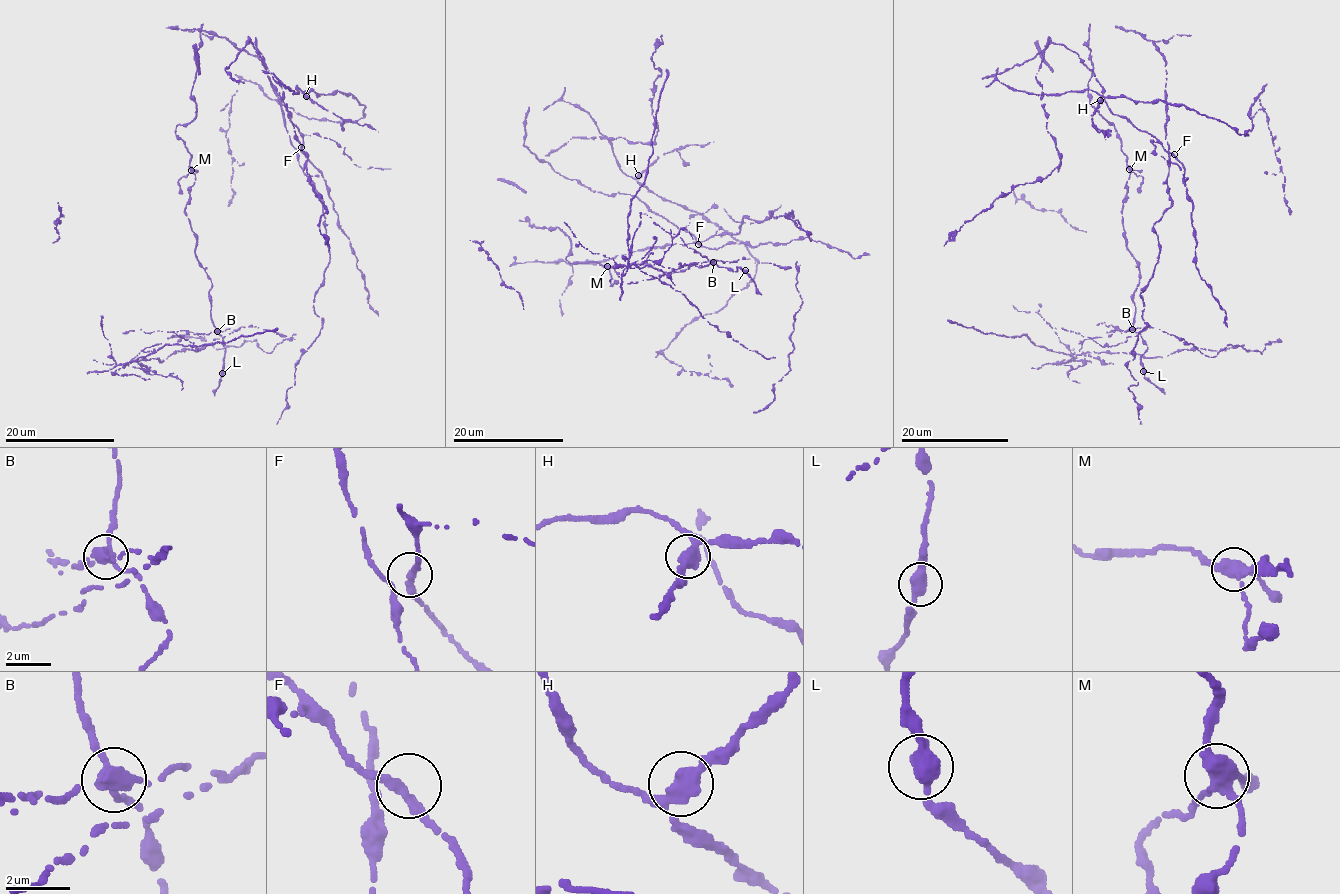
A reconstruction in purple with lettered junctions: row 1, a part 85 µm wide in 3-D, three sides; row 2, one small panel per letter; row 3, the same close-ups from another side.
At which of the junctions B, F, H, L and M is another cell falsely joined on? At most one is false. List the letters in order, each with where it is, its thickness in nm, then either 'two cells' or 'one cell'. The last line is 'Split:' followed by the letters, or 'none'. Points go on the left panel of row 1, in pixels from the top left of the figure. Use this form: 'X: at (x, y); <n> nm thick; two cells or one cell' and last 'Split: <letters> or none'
B: at (217, 331); 360 nm thick; two cells
F: at (301, 147); 240 nm thick; one cell
H: at (306, 96); 320 nm thick; one cell
L: at (222, 373); 400 nm thick; one cell
M: at (191, 170); 380 nm thick; one cell
Split: B

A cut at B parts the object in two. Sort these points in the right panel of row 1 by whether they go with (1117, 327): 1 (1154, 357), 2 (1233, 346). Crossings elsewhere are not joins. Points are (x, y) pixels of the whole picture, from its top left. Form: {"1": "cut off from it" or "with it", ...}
{"1": "with it", "2": "with it"}

